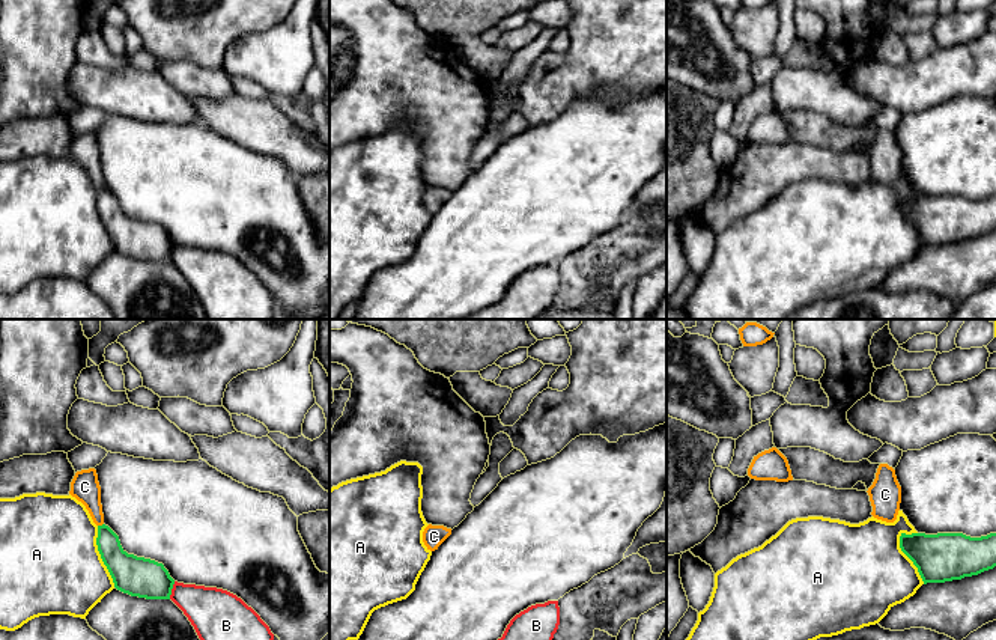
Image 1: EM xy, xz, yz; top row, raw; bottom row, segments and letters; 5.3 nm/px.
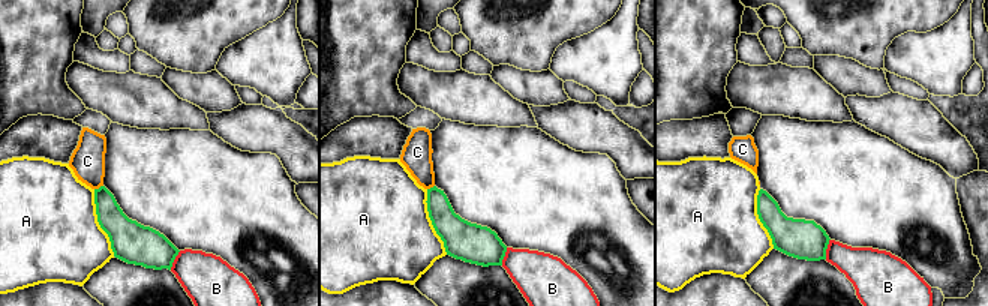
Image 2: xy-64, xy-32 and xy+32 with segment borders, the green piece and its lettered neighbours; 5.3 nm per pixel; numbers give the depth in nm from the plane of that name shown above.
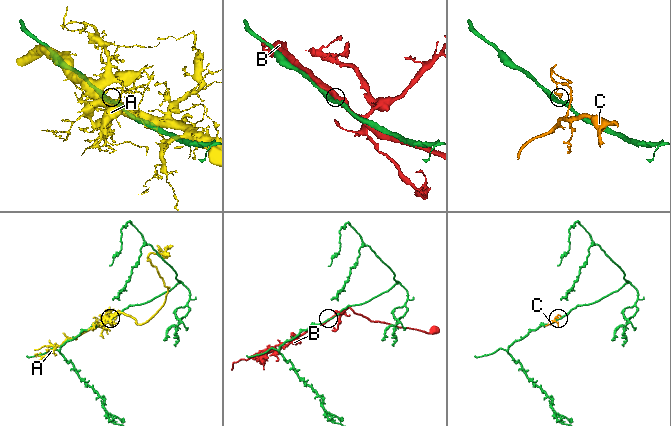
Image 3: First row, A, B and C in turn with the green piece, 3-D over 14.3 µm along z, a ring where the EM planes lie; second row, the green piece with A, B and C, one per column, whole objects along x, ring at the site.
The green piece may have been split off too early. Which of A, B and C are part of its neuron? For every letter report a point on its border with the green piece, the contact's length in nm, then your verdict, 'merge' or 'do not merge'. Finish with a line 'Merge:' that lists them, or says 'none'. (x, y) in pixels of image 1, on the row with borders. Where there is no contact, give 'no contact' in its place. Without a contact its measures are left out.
A: yz (907, 556) | 300 nm | do not merge
B: xy (170, 591) | 100 nm | do not merge
C: xy (100, 526) | 40 nm | do not merge
Merge: none

